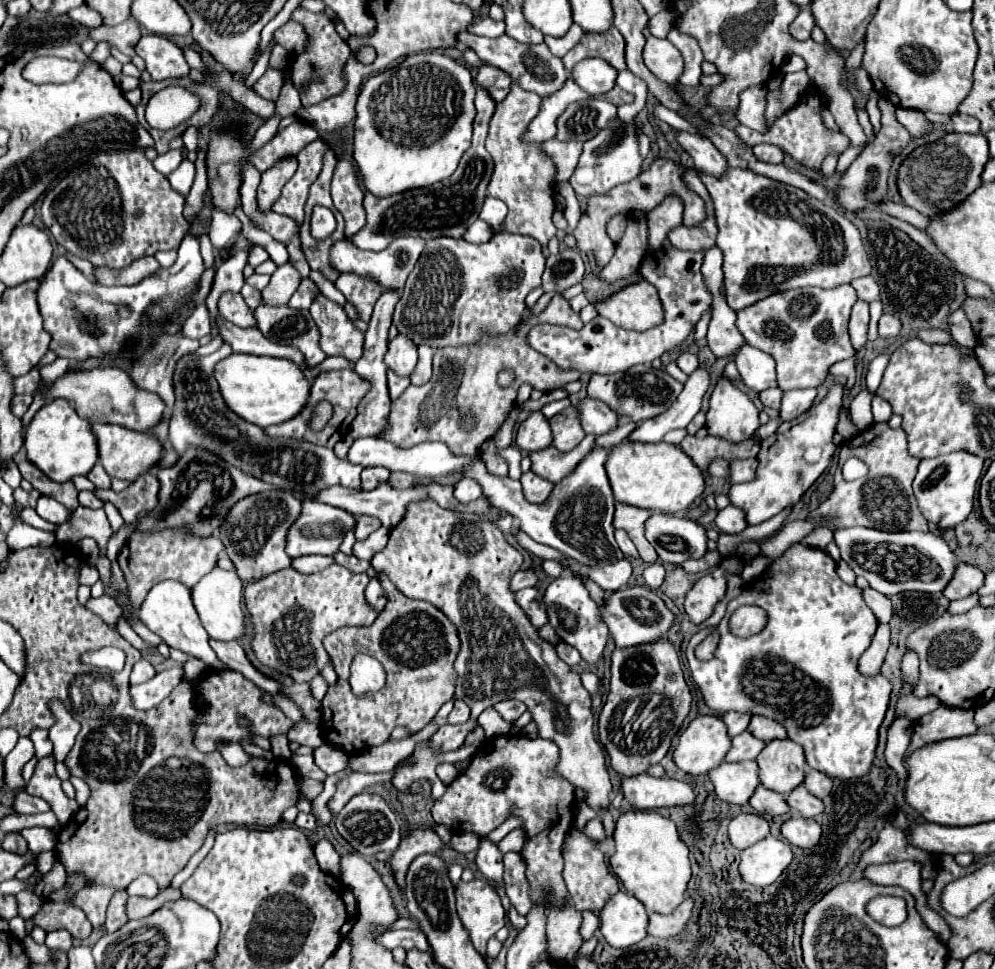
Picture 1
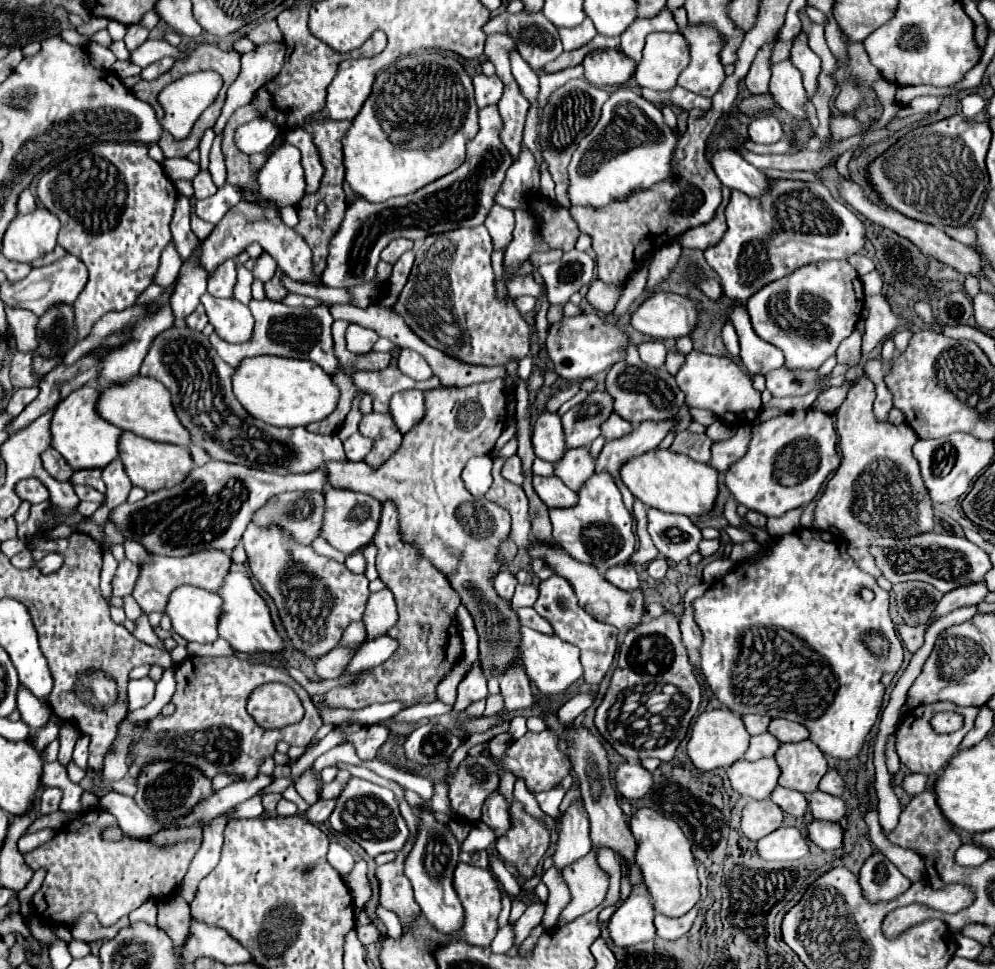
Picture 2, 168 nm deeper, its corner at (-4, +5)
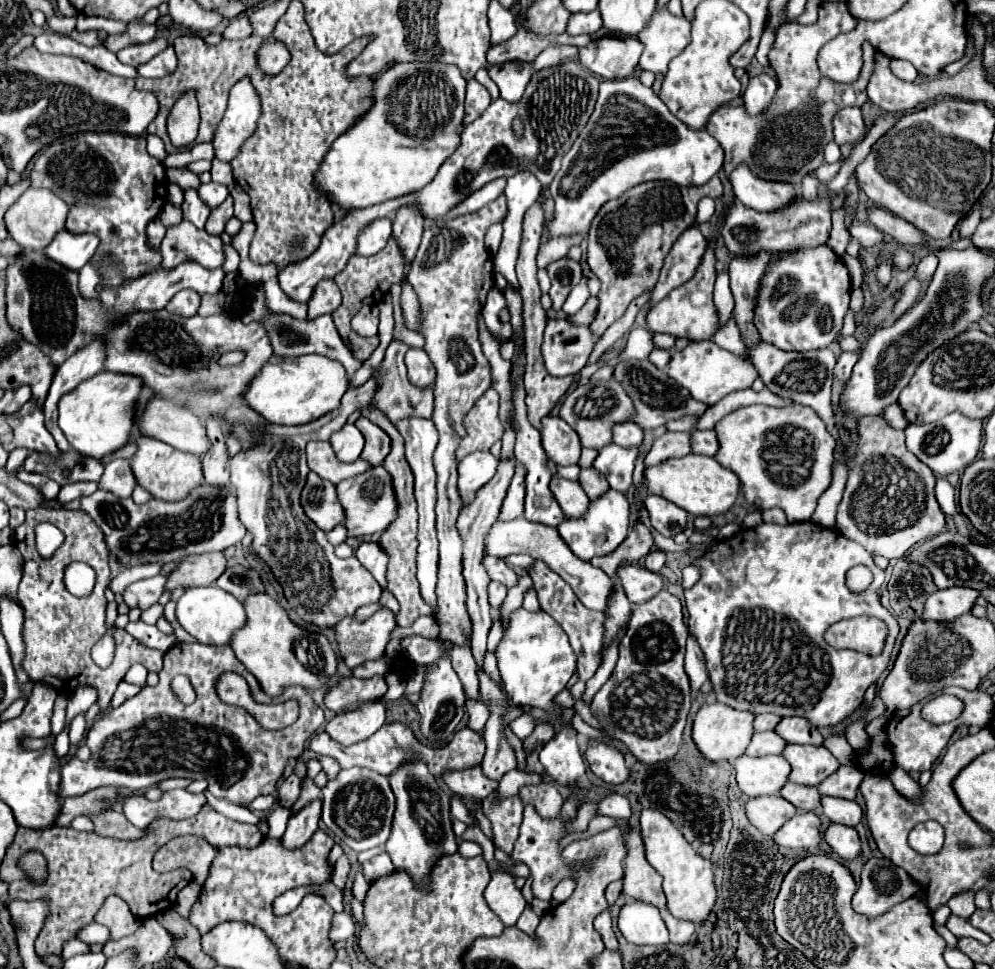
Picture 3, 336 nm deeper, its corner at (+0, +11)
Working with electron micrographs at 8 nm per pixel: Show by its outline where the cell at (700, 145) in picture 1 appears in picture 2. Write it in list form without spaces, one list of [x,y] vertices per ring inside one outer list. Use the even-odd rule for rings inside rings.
[[[730,148],[716,150],[710,158],[710,164],[724,186],[732,190],[748,192],[748,196],[760,196],[770,180]]]

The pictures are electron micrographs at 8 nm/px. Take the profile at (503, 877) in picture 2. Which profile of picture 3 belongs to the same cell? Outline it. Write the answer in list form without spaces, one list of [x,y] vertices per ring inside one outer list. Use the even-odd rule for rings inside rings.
[[[452,794],[452,808],[450,808],[450,814],[454,820],[460,820],[467,826],[474,824],[474,820],[471,818],[466,808],[466,802],[464,802],[464,796],[460,794]]]

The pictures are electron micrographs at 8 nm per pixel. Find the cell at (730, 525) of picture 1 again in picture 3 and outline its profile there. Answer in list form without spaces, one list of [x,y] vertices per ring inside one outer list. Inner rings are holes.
[[[764,510],[762,512],[762,520],[770,522],[770,524],[788,524],[786,514],[782,510]]]

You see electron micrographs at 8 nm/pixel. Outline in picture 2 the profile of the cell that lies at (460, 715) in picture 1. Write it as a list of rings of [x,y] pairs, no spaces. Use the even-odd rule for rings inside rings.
[[[474,664],[472,670],[468,672],[468,676],[458,686],[458,698],[456,698],[454,710],[456,712],[464,712],[472,702],[478,702],[478,700],[486,698],[486,694],[488,694],[486,676],[480,670],[480,666]]]

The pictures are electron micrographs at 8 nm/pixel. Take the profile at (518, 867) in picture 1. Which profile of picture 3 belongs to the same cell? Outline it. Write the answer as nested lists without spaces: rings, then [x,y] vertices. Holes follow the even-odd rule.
[[[550,782],[520,788],[520,798],[524,800],[524,804],[534,804],[538,814],[542,814],[544,818],[554,818],[554,814],[558,814],[562,806],[562,794]]]

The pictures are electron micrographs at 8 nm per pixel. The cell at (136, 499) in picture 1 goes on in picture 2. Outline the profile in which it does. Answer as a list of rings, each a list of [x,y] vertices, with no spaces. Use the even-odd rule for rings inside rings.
[[[94,468],[94,470],[78,470],[78,472],[74,472],[72,484],[86,484],[86,486],[92,486],[92,488],[98,490],[98,492],[106,494],[106,488],[104,488],[101,475],[101,468]]]

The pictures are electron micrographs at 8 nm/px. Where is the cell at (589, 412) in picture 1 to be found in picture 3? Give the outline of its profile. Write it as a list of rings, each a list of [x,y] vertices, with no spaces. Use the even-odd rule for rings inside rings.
[[[634,422],[614,426],[614,442],[624,448],[640,448],[644,442],[644,430]]]

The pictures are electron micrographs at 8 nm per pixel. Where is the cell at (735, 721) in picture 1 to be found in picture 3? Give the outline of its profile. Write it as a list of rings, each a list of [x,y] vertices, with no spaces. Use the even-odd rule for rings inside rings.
[[[758,714],[756,720],[754,720],[754,730],[756,732],[764,732],[764,730],[774,730],[776,724],[780,722],[782,718],[776,716],[776,714]]]

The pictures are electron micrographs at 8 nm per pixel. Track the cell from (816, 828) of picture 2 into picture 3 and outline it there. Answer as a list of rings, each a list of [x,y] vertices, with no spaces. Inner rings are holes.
[[[832,824],[832,826],[826,828],[824,838],[826,838],[826,842],[830,844],[830,848],[832,848],[842,860],[856,860],[856,858],[860,856],[860,852],[862,852],[860,838],[858,838],[858,832],[856,832],[854,828]]]

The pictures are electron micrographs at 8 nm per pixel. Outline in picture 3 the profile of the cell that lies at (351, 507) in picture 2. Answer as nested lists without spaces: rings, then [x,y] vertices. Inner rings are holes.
[[[382,464],[366,470],[364,474],[342,480],[336,488],[338,488],[338,498],[346,510],[348,536],[366,536],[366,534],[384,532],[394,522],[398,512],[398,502],[394,494],[392,478]]]

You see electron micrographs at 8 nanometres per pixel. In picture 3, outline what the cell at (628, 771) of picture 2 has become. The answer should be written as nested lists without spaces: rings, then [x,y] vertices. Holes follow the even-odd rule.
[[[590,742],[586,748],[586,760],[590,770],[608,784],[622,784],[628,780],[628,768],[624,764],[624,756],[604,742]]]

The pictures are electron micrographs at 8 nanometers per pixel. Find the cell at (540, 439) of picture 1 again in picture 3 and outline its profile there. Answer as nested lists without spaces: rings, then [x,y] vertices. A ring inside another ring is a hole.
[[[560,416],[546,418],[546,422],[542,422],[540,434],[542,446],[556,466],[578,464],[582,450],[578,432],[570,424],[566,424]]]

